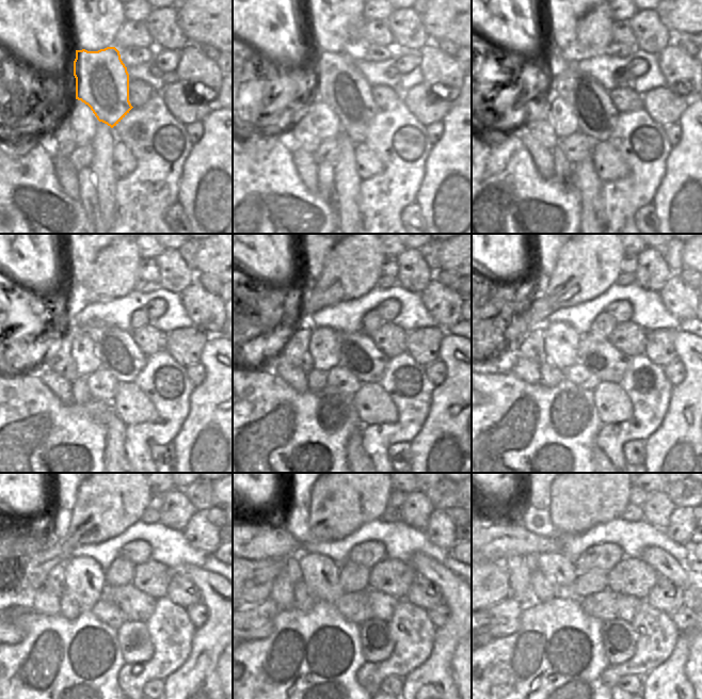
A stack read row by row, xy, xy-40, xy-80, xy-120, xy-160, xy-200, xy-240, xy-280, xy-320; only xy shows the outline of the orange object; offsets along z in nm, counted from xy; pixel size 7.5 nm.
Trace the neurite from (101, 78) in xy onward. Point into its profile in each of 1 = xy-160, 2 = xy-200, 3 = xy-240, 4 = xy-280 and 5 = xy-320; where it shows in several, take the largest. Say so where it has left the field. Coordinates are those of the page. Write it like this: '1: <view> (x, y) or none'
1: xy-160 (356, 351)
2: xy-200 (607, 363)
3: xy-240 (137, 605)
4: xy-280 (383, 605)
5: xy-320 (627, 605)

